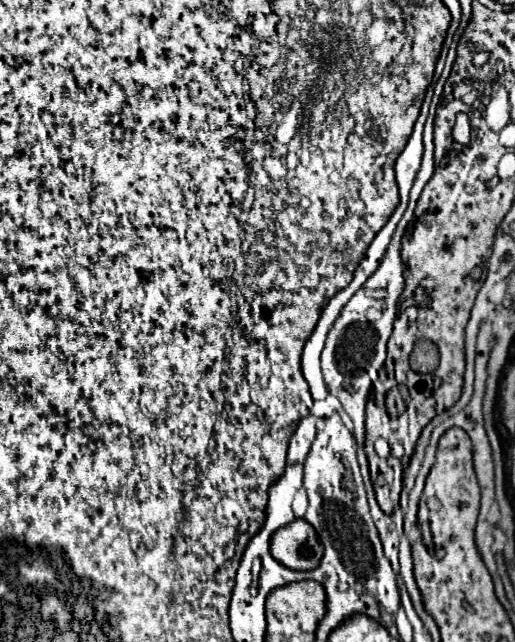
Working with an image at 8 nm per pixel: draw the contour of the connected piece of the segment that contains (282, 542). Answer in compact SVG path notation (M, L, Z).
M296 519L284 529L278 529L270 543L272 557L288 569L312 571L320 565L324 545L316 531L304 519Z

